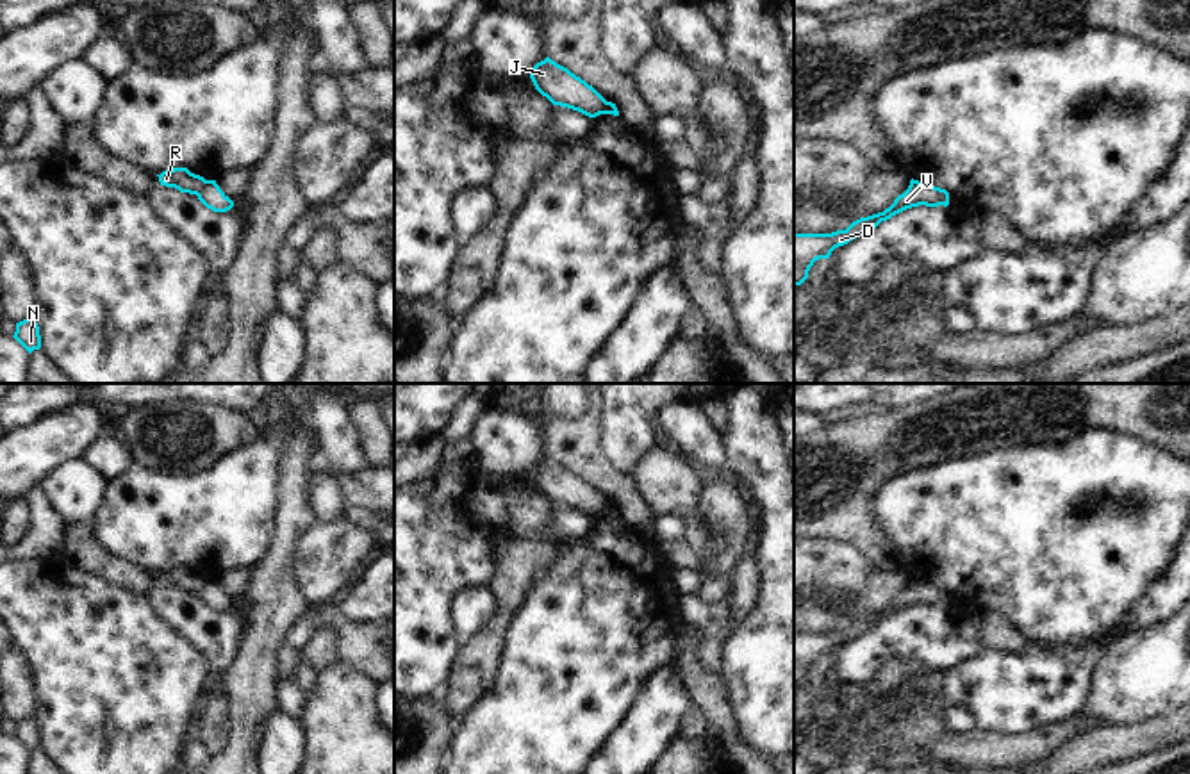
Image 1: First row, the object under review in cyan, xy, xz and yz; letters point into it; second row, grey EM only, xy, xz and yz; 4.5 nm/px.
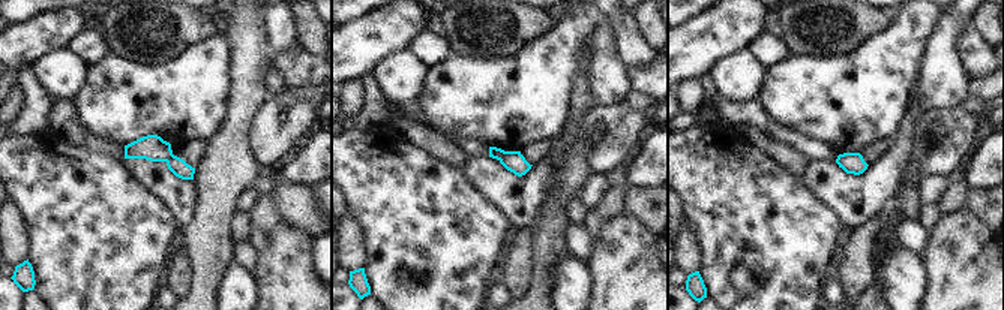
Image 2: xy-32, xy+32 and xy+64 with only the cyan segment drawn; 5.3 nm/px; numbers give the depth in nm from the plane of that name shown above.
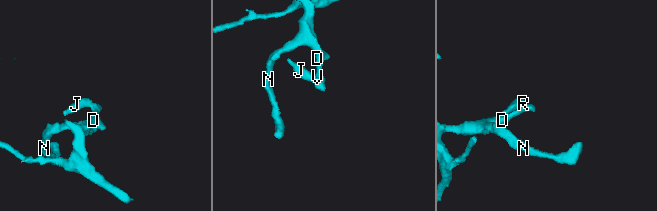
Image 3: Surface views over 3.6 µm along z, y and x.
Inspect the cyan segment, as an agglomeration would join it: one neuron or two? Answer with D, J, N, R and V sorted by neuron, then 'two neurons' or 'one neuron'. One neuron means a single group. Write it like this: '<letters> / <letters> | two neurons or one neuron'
D N V / J R | two neurons

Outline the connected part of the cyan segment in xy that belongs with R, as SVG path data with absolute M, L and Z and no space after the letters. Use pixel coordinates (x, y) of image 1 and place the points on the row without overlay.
M173 567L162 571L159 576L161 585L175 587L180 592L198 594L205 585L205 578L191 572L187 567Z

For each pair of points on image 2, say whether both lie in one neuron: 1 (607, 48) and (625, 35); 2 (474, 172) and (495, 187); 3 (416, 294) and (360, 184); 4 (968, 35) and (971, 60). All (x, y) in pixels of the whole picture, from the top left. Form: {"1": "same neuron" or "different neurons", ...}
{"1": "different neurons", "2": "same neuron", "3": "same neuron", "4": "same neuron"}

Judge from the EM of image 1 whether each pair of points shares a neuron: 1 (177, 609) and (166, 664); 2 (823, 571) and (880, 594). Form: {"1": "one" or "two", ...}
{"1": "two", "2": "two"}

